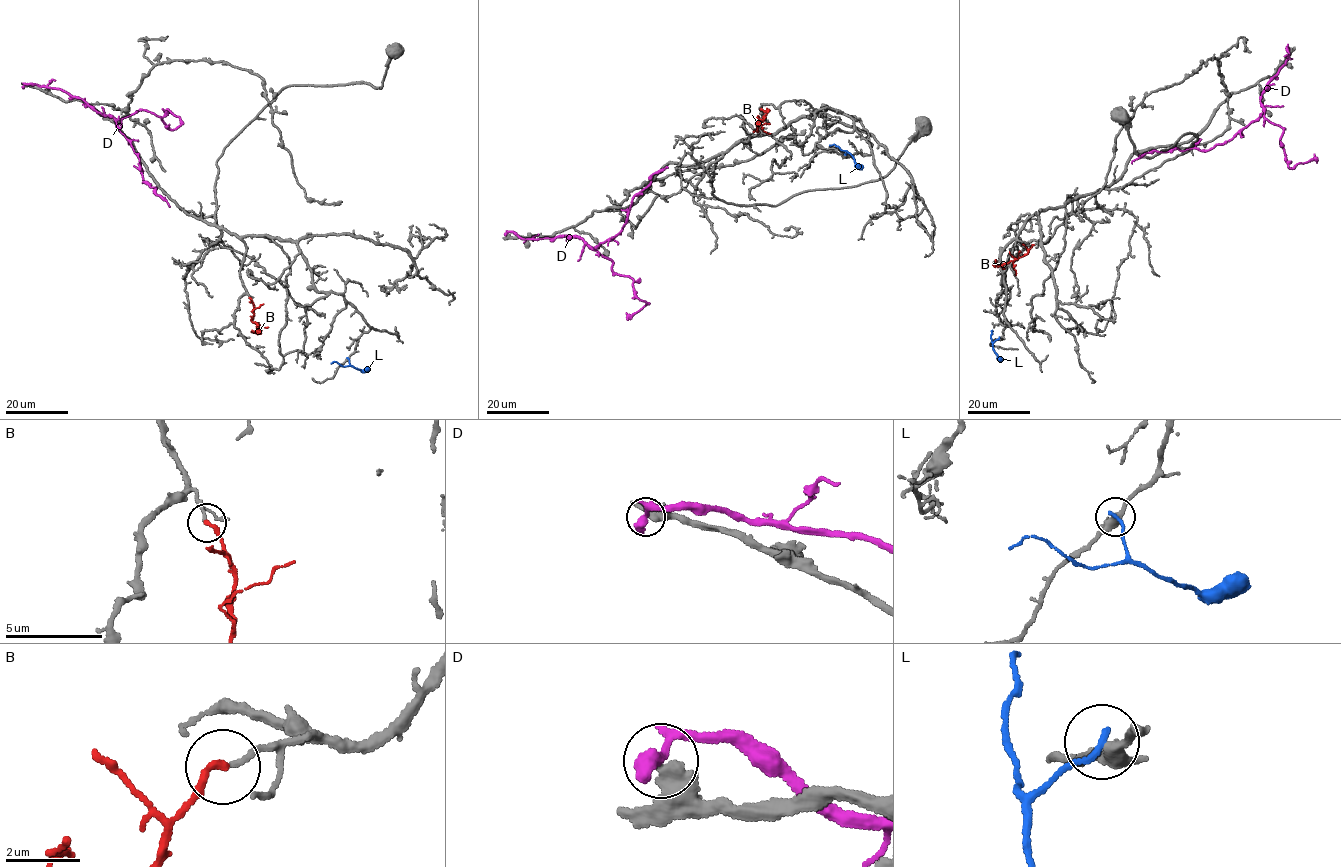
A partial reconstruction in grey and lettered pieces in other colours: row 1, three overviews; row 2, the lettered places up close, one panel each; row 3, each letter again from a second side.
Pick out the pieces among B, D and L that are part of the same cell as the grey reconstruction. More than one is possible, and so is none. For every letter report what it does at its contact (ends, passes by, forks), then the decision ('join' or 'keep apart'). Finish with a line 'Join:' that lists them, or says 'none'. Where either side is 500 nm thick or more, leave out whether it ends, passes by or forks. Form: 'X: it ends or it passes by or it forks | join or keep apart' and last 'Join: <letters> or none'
B: it ends | join
D: keep apart
L: it ends | keep apart
Join: B

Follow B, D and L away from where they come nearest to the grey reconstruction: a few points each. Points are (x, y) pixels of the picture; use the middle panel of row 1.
B: (753, 131), (757, 131), (756, 124), (766, 113), (760, 108)
D: (506, 233), (538, 240), (576, 236), (593, 248), (620, 231), (634, 196), (650, 184), (650, 176), (668, 167)
L: (845, 154), (851, 154), (862, 169)

